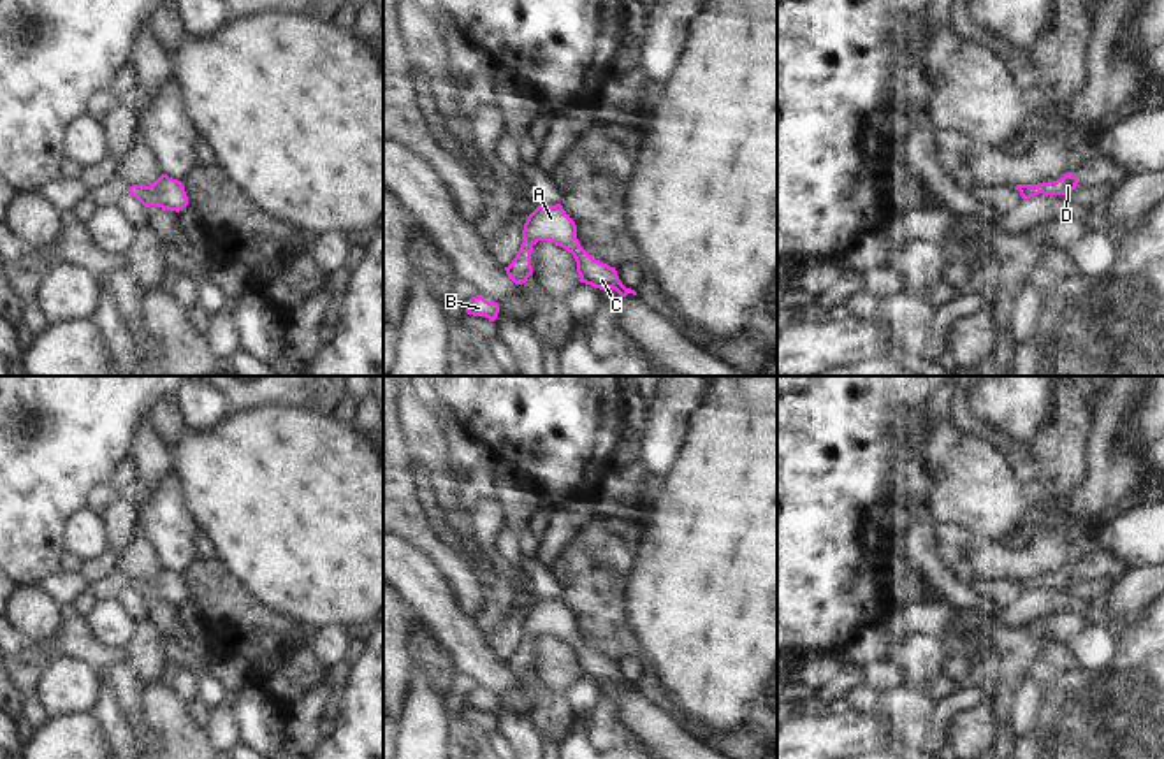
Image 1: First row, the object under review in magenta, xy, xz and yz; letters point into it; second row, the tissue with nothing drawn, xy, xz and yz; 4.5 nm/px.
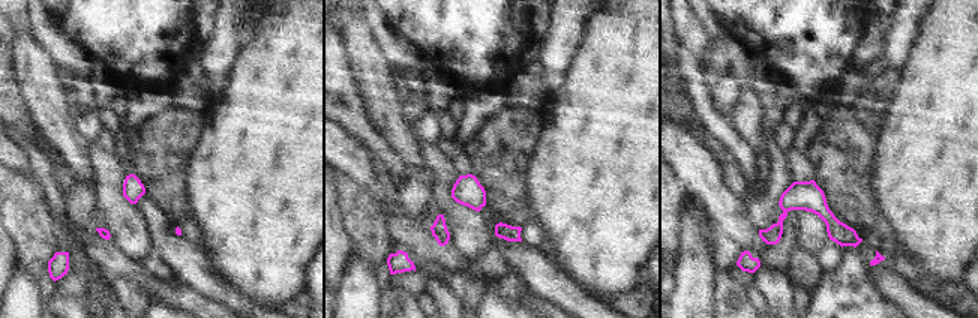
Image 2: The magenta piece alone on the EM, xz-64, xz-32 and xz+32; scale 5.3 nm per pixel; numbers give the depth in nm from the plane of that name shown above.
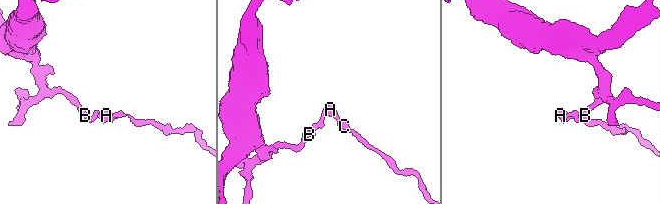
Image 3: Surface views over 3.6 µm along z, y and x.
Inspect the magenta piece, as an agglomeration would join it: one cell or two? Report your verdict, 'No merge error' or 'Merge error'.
No merge error

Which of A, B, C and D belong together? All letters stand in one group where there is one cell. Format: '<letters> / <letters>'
A B C D

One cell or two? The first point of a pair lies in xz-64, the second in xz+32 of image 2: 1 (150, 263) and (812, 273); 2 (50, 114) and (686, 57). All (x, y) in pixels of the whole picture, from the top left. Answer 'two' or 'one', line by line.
1: two
2: two

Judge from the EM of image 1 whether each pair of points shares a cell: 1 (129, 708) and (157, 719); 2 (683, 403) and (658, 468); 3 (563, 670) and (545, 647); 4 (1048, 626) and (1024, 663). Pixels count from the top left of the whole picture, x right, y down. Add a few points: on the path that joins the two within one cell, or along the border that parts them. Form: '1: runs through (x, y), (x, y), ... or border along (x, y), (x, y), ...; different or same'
1: border along (139, 687), (139, 719), (153, 740); different
2: runs through (667, 419), (658, 452); same
3: runs through (558, 665), (547, 652); same
4: border along (1025, 626), (1047, 642); different

